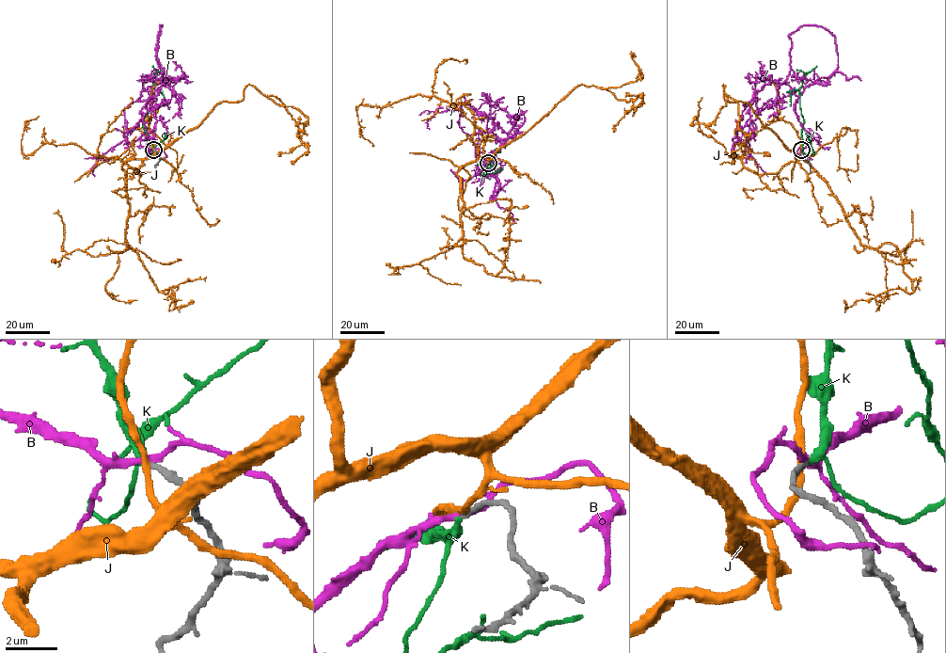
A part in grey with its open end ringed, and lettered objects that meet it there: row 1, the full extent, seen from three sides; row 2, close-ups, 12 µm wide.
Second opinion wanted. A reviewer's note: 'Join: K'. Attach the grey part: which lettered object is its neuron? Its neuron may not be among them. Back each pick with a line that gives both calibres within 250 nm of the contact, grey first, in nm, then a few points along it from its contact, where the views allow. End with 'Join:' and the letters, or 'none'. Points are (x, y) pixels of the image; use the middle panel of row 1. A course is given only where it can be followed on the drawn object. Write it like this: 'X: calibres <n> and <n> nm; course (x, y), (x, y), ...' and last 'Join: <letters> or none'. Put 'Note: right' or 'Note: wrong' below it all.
K: calibres 220 and 240 nm; course (488, 162), (478, 165), (489, 161), (487, 179)
Join: K
Note: right

